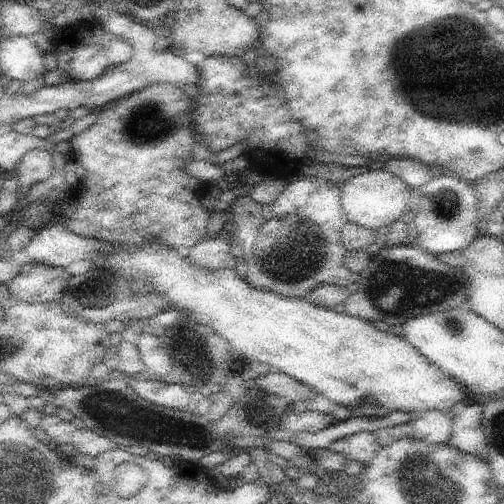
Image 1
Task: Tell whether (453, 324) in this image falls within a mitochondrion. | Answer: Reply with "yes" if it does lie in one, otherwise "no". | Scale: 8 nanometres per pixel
yes

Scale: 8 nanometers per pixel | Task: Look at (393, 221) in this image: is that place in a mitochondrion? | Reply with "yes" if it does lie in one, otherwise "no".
no

